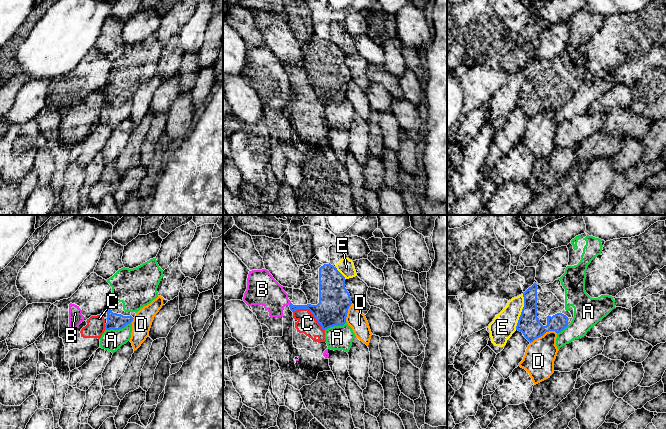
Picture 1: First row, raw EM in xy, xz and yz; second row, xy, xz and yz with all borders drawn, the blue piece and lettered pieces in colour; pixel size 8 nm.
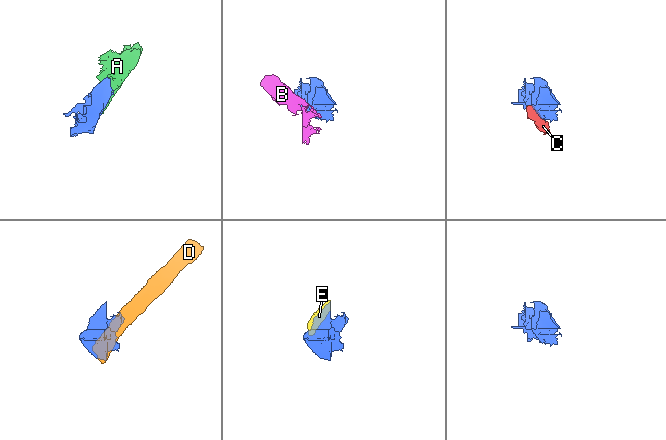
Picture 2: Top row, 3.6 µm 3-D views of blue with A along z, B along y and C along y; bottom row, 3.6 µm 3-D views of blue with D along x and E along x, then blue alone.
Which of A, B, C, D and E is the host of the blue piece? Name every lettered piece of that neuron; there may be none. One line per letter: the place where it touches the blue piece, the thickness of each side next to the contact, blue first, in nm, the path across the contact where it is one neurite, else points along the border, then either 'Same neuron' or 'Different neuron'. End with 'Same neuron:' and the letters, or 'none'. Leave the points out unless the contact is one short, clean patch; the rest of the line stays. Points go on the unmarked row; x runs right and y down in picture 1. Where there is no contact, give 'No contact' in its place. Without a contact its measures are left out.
A: Touches blue at xy (118, 105). Thickness 130 nm (blue) against 170 nm. Path across: xy (115, 97), (118, 105), (111, 116). Same neuron
B: Touches blue at xz (290, 80). Thickness 130 nm (blue) against 240 nm. Different neuron
C: Touches blue at xz (310, 87). Thickness 260 nm (blue) against 160 nm. Boundary: xz (292, 87), (307, 85), (324, 106). Different neuron
D: Touches blue at yz (543, 110). Thickness 180 nm (blue) against 240 nm. Different neuron
E: Touches blue at yz (521, 88). Thickness 180 nm (blue) against 200 nm. Different neuron
Same neuron: A

